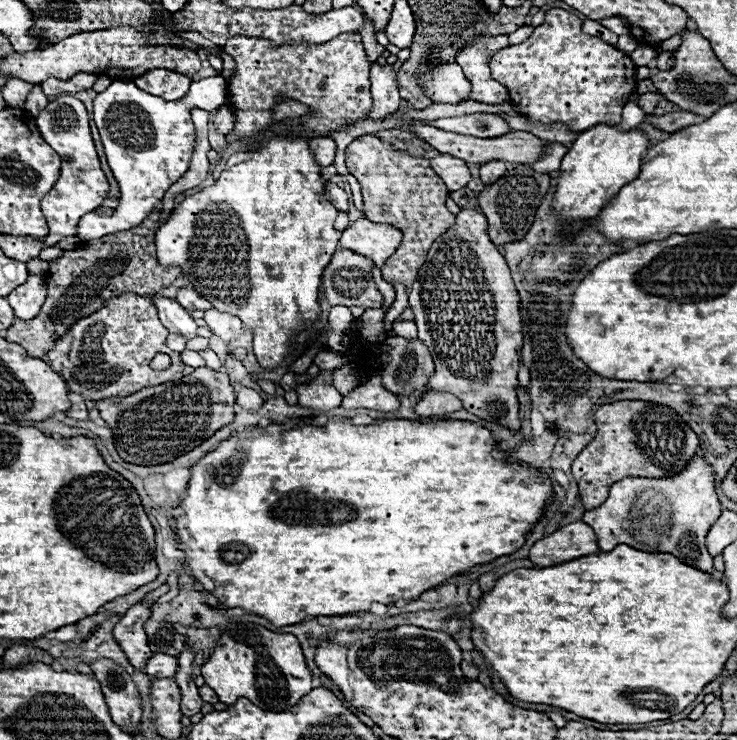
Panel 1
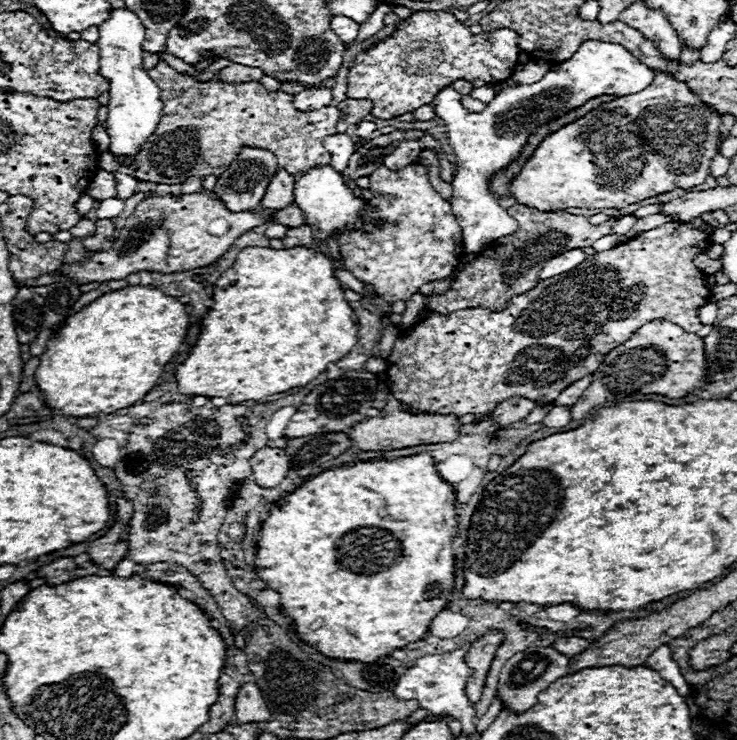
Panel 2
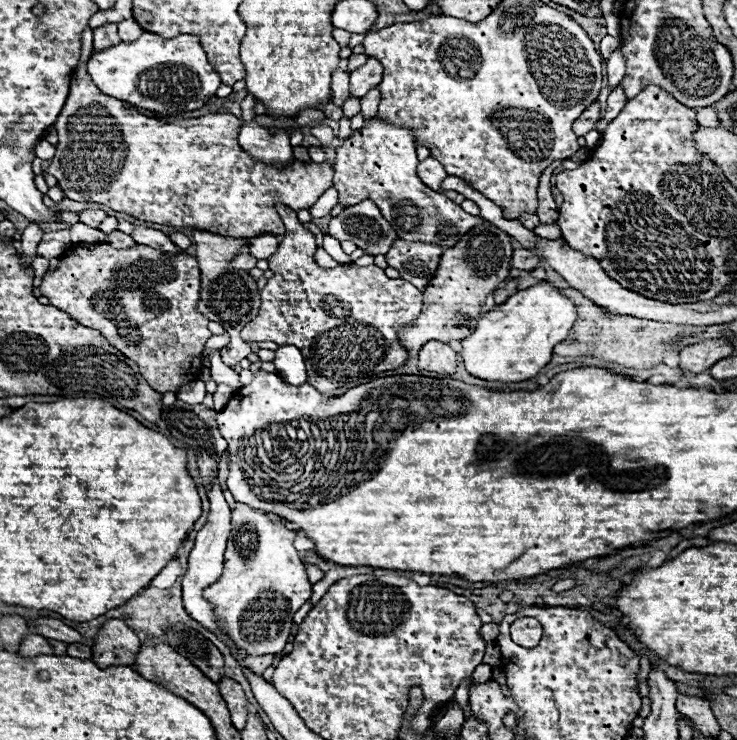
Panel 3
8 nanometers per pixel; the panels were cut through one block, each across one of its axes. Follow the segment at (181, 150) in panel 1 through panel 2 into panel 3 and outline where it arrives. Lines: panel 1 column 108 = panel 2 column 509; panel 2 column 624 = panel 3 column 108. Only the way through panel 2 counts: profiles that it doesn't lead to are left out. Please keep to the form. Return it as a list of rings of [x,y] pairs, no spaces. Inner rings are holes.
[[[144,32],[130,44],[122,42],[94,52],[88,60],[88,74],[104,94],[164,116],[202,108],[212,96],[216,96],[216,90],[222,84],[200,46],[200,38],[192,34],[166,40],[158,34]]]

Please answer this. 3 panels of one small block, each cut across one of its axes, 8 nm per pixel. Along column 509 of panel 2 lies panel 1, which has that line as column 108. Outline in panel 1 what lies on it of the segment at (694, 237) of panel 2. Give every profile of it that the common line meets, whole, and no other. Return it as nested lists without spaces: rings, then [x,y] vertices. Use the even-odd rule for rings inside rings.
[[[124,292],[122,296],[110,300],[110,304],[106,304],[106,308],[100,308],[98,312],[94,312],[94,316],[86,316],[86,318],[78,320],[78,324],[74,324],[74,328],[70,328],[70,334],[66,334],[62,340],[58,340],[58,344],[54,344],[54,348],[48,352],[48,360],[50,360],[52,368],[66,380],[68,388],[72,392],[80,394],[86,402],[98,402],[98,400],[106,400],[106,398],[114,398],[114,396],[124,398],[142,388],[150,388],[150,386],[158,386],[158,384],[174,382],[174,380],[182,378],[184,364],[180,362],[180,354],[168,350],[168,346],[164,344],[166,336],[168,336],[168,330],[158,320],[158,310],[156,310],[152,298],[138,296],[134,292]],[[158,352],[164,352],[172,358],[170,368],[164,372],[154,372],[148,366],[150,360]]]

